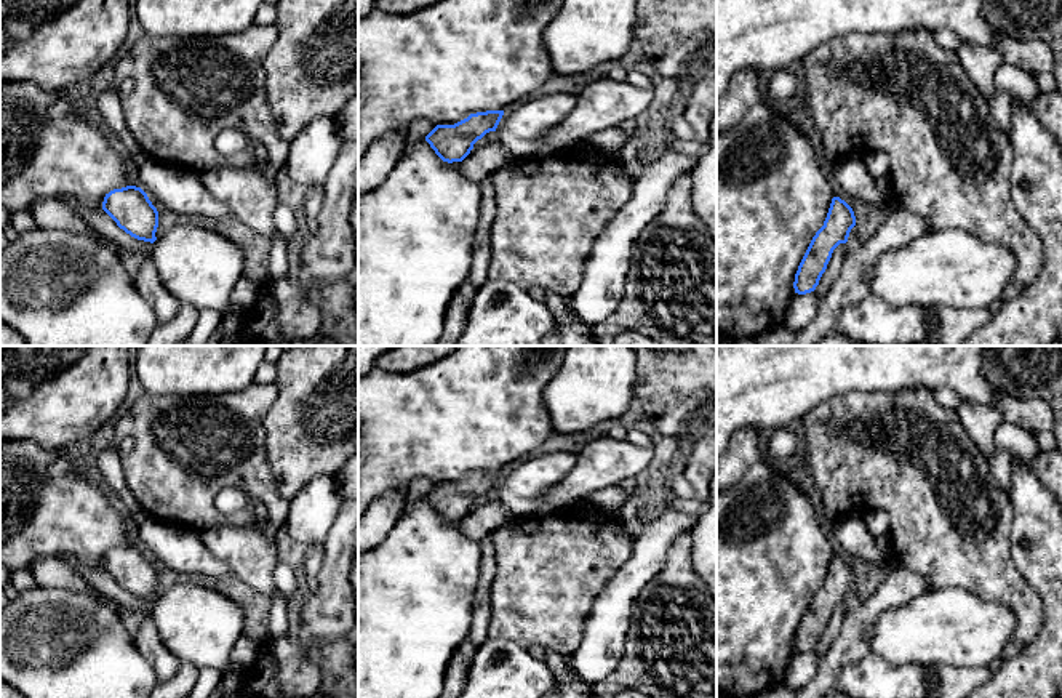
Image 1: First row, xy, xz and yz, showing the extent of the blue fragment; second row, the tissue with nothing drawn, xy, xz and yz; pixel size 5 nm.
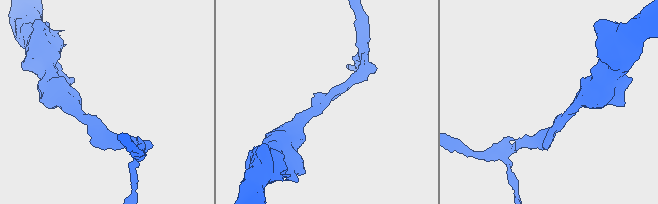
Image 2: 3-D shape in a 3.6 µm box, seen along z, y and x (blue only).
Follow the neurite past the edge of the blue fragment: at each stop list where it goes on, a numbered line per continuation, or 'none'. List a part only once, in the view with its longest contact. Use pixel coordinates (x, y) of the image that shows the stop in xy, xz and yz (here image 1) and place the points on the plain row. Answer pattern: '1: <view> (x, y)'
none

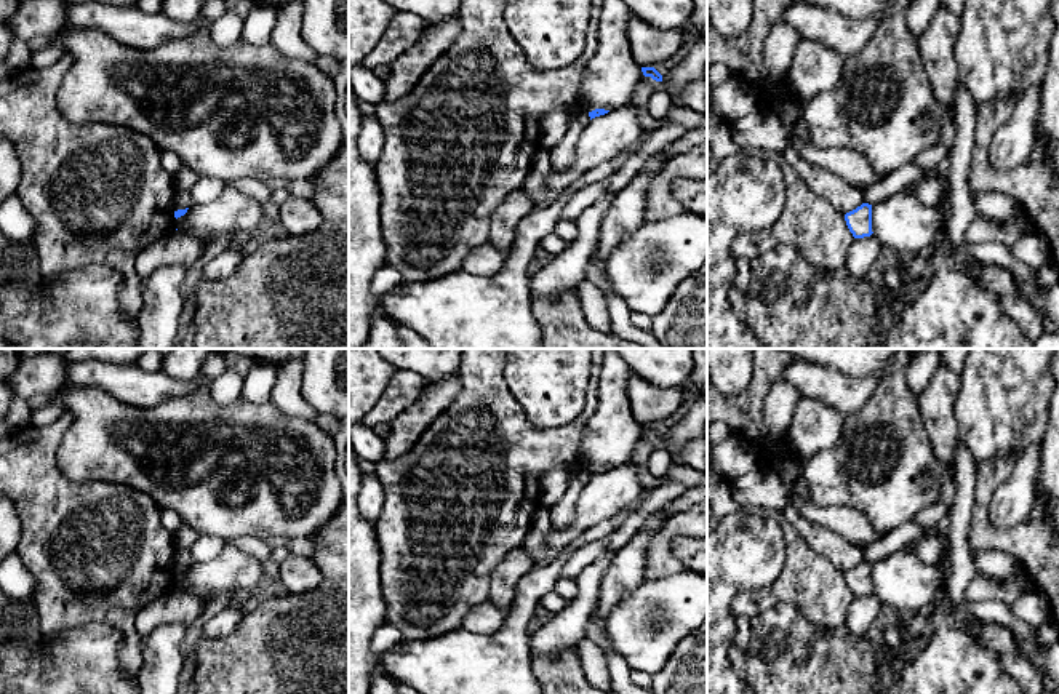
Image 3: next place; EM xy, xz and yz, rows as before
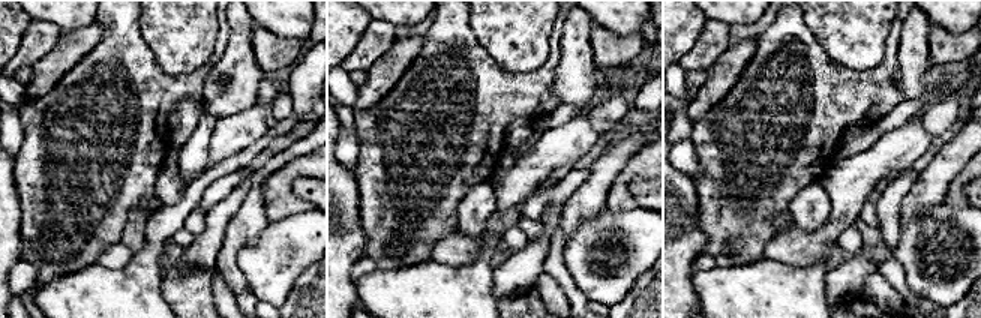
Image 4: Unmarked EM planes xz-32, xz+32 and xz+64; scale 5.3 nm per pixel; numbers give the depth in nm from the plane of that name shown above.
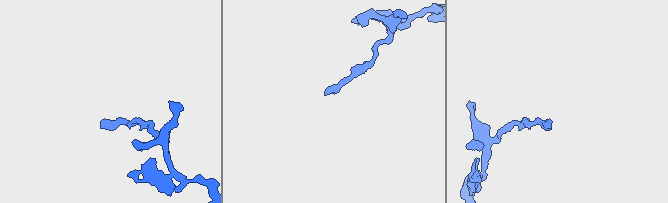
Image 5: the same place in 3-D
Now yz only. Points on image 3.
none

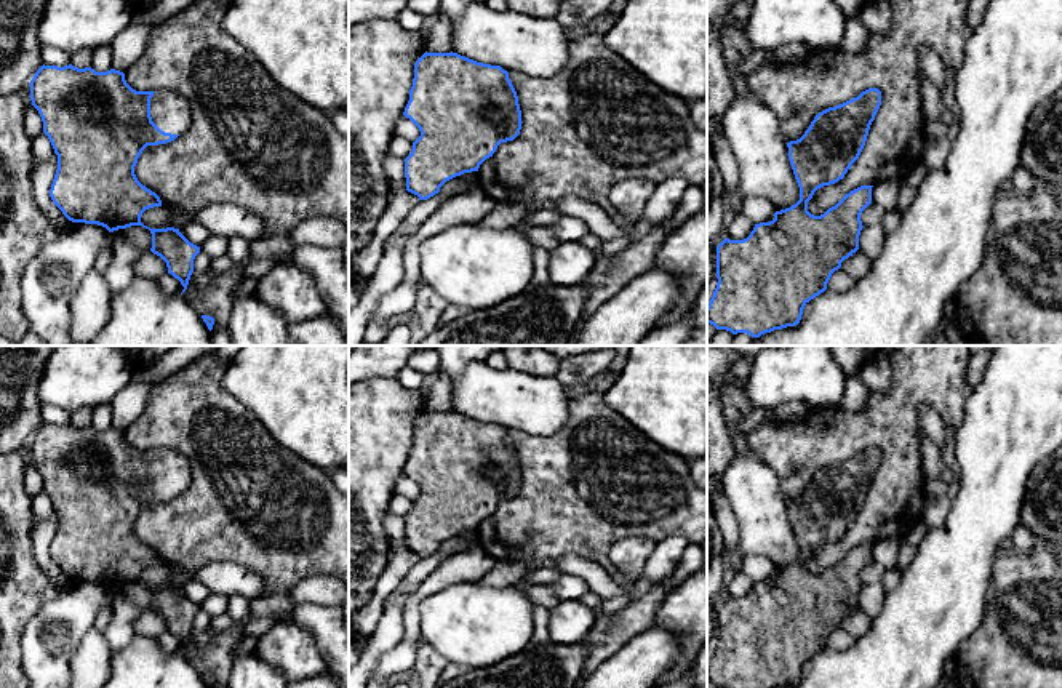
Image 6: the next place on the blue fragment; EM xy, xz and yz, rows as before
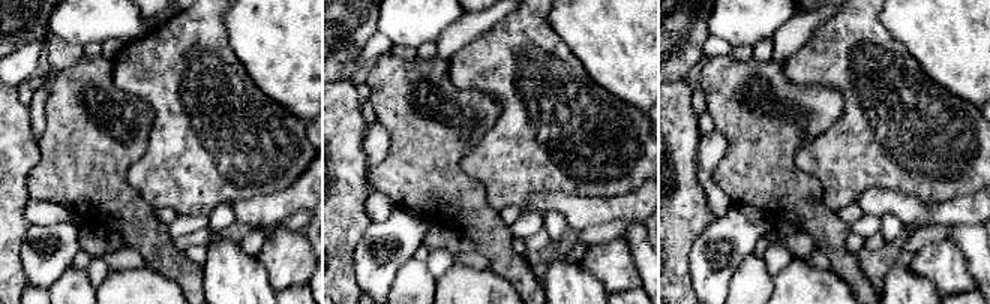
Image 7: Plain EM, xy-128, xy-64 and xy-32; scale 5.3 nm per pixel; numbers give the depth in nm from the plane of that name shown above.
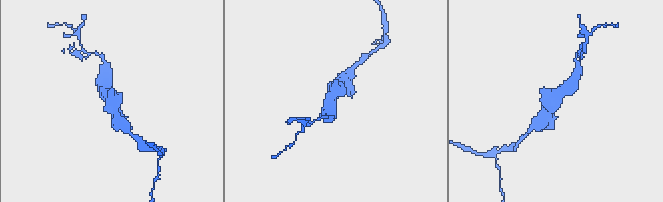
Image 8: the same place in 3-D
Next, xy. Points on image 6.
1: xy (171, 471)

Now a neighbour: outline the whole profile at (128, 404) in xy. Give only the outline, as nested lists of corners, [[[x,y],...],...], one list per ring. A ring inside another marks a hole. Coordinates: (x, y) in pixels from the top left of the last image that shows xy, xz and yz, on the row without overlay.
[[[130,382],[110,402],[112,427],[125,430],[144,411],[152,389],[158,382]]]

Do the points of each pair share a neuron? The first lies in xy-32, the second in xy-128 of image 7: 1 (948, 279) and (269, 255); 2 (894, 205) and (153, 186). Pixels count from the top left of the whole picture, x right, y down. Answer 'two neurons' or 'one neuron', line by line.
1: one neuron
2: two neurons

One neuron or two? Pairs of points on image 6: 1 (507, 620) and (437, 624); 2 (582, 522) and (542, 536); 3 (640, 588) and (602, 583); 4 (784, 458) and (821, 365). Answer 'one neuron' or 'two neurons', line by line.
1: one neuron
2: one neuron
3: one neuron
4: two neurons

